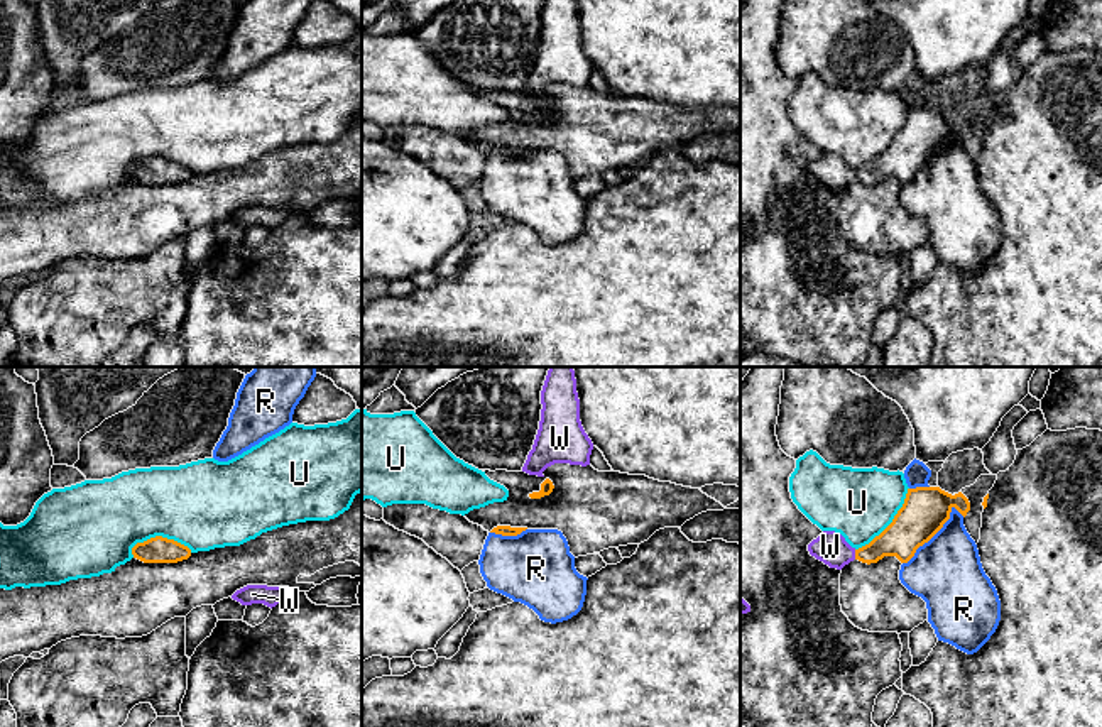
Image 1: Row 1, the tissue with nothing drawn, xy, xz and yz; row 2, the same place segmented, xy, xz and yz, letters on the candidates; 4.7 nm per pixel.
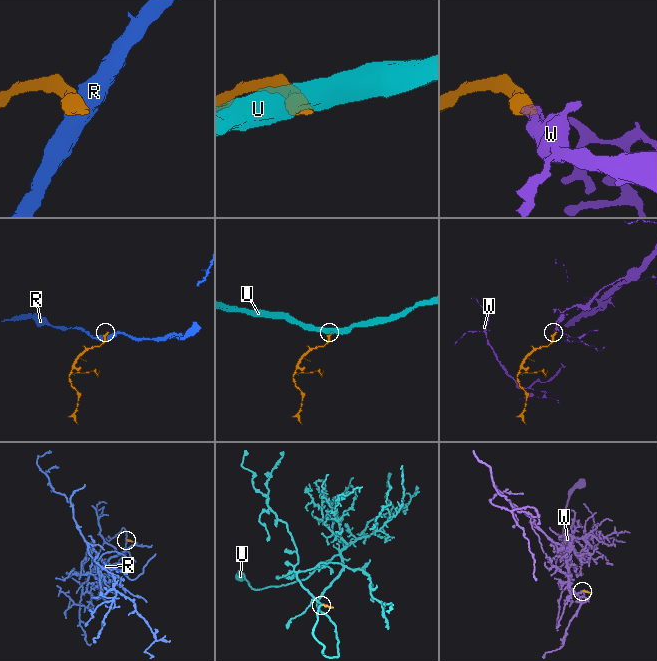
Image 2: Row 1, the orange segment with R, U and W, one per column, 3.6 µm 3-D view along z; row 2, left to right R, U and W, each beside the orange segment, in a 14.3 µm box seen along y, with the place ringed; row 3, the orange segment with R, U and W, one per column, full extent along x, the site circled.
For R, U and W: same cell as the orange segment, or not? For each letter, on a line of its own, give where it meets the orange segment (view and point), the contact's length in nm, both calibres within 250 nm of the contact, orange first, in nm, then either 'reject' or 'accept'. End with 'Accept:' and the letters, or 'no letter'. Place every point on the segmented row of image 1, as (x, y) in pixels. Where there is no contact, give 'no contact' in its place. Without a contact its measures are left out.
R: contact yz (935, 533); length 380 nm; calibres 220 and 340 nm; reject
U: contact xy (161, 536); length 300 nm; calibres 130 and 420 nm; reject
W: contact yz (856, 555); length 50 nm; calibres 180 and 150 nm; accept
Accept: W

